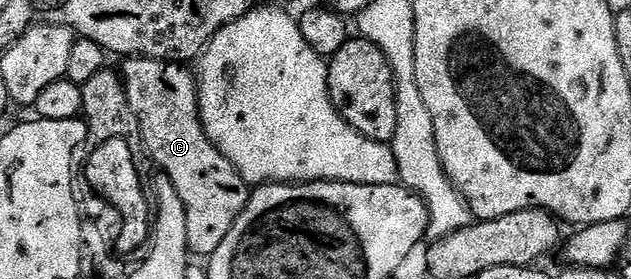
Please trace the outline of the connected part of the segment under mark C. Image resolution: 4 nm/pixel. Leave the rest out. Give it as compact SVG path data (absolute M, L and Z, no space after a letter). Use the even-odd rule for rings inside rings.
M130 57L120 67L122 83L126 86L128 103L132 105L132 116L138 119L137 134L142 140L145 154L154 158L157 170L170 178L176 185L176 193L180 193L180 201L184 201L184 213L188 217L188 249L191 256L209 257L220 249L220 241L228 237L232 225L236 225L236 217L244 213L244 205L248 205L251 188L240 177L240 173L212 145L212 141L202 128L202 114L198 112L198 85L196 75L189 66L180 63L167 63L164 59L143 59Z

